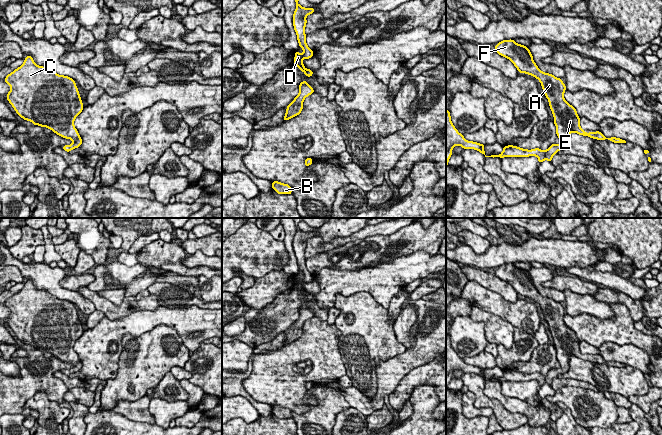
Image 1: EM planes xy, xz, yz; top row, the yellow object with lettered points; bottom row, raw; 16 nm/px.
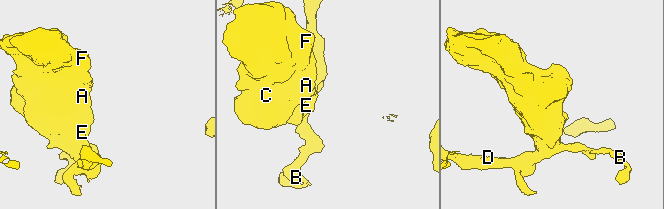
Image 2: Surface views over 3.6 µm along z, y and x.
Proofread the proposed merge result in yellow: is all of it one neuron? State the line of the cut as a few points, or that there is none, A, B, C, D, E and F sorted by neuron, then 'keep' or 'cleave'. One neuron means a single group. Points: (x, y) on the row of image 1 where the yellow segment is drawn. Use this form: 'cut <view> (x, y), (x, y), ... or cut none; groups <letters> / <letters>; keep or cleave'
cut none; groups A B C D E F; keep

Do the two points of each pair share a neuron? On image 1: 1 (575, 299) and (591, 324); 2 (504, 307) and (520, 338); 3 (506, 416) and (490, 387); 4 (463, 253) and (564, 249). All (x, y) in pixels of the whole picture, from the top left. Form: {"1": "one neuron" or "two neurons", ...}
{"1": "two neurons", "2": "two neurons", "3": "two neurons", "4": "one neuron"}

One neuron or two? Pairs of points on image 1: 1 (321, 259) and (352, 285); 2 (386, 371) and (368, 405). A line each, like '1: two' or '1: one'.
1: two
2: one

